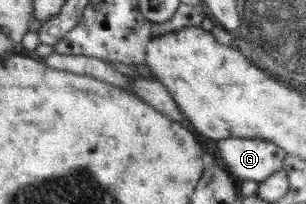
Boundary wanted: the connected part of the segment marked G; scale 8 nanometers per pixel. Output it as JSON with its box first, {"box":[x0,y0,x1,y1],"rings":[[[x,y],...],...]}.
{"box":[216,138,286,183],"rings":[[[224,138],[216,140],[222,161],[238,181],[259,183],[282,169],[286,152],[272,142],[254,138]]]}

